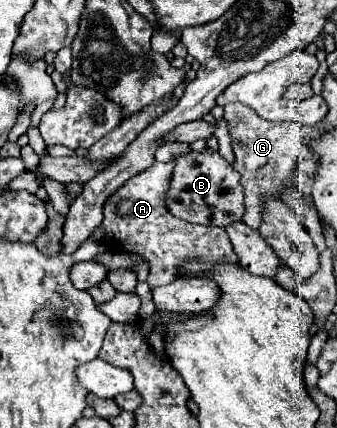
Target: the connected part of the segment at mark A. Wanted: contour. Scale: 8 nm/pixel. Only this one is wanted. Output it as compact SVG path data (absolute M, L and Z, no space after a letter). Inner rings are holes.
M156 162L148 170L140 172L136 178L130 178L110 200L104 204L102 226L108 232L106 248L110 252L134 252L150 260L150 288L158 288L176 280L186 262L202 264L238 264L238 256L232 250L230 238L225 228L200 226L180 220L170 214L166 208L166 192L170 190L174 172L174 162Z

